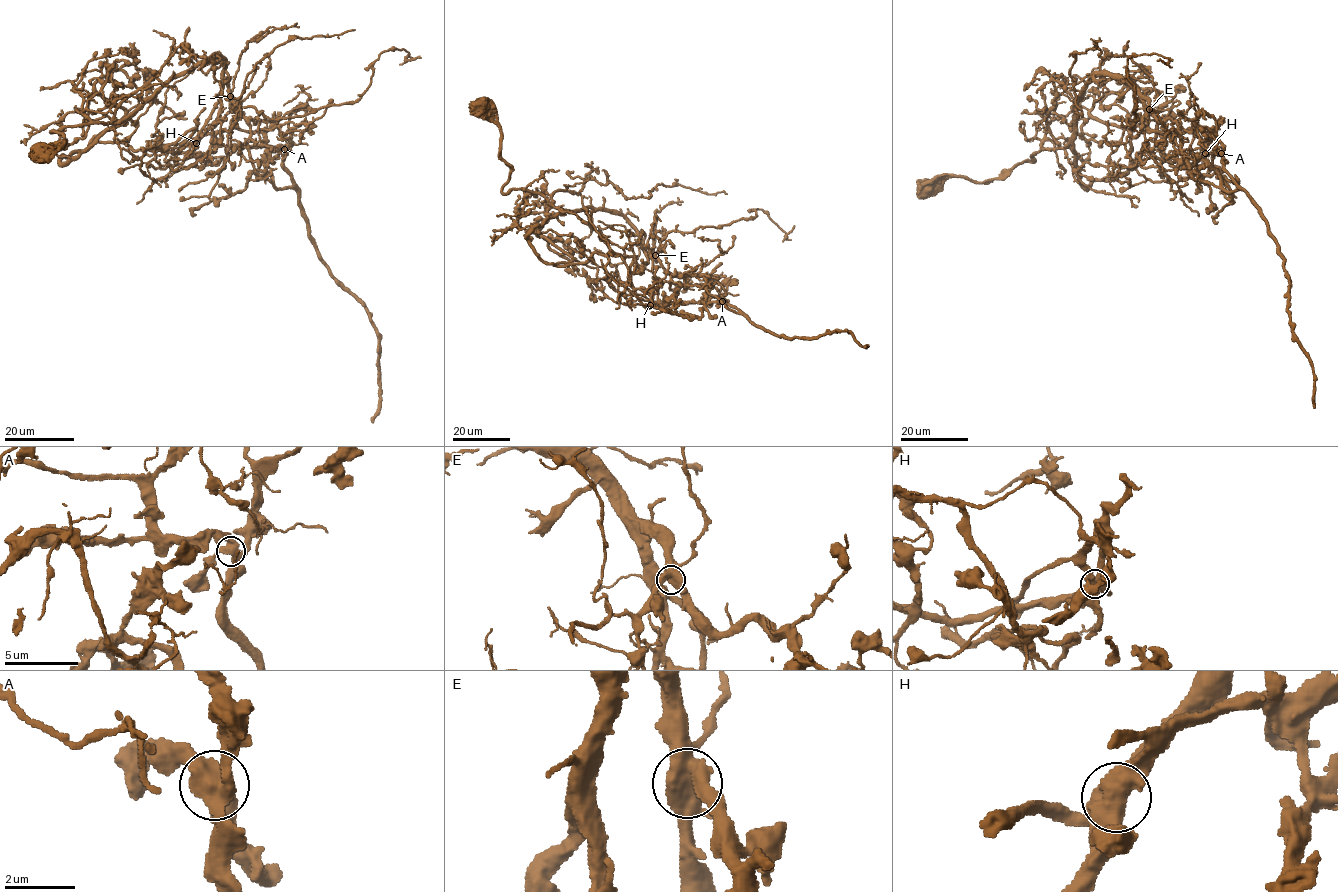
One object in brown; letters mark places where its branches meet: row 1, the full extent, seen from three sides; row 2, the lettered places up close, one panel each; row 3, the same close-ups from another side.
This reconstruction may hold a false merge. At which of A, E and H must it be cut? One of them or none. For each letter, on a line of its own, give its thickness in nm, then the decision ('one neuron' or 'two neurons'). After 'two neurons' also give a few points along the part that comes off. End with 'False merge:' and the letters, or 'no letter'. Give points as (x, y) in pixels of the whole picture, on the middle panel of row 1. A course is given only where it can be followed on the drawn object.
A: 500 nm | one neuron
E: 550 nm | one neuron
H: 600 nm | two neurons | (650, 305), (697, 303), (718, 297), (778, 336), (818, 337), (848, 331), (862, 346), (869, 345), (865, 347)
False merge: H

